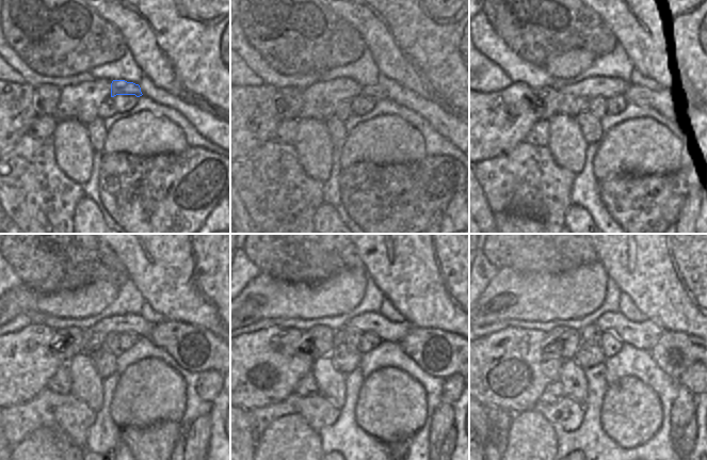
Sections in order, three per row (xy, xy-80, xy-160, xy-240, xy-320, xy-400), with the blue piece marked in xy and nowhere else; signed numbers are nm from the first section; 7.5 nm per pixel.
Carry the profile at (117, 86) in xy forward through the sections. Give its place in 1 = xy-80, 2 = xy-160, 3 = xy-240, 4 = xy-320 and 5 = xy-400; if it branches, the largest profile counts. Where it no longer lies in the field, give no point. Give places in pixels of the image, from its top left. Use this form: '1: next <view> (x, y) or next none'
1: next xy-80 (375, 93)
2: next xy-160 (672, 107)
3: next xy-240 (194, 348)
4: next xy-320 (439, 353)
5: next xy-400 (674, 352)

